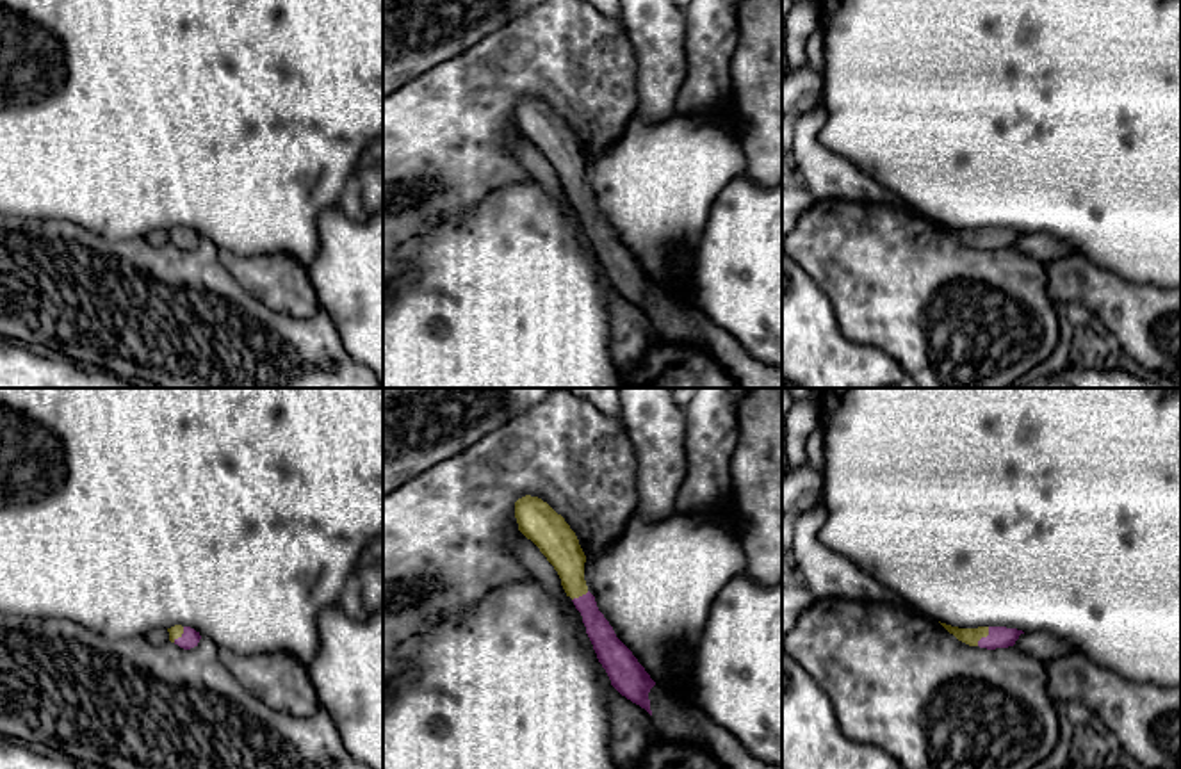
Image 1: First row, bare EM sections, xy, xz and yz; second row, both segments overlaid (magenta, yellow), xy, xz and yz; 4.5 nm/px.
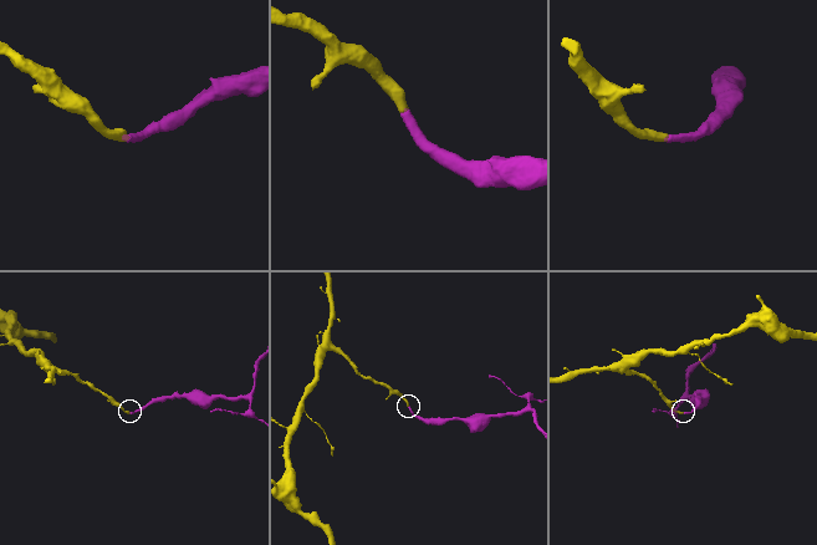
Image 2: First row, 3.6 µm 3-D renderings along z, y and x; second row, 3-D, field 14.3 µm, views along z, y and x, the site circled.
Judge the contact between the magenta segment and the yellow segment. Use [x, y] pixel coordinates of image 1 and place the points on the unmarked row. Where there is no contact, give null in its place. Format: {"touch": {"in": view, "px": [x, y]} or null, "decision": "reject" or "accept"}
{"touch": {"in": "yz", "px": [984, 239]}, "decision": "accept"}

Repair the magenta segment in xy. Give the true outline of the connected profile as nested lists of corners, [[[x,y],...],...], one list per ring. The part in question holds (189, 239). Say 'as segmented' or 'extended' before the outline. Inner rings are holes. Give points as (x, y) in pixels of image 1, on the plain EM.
extended; [[[175,226],[171,230],[167,230],[169,233],[169,242],[178,246],[183,251],[191,251],[194,247],[198,247],[201,237],[200,233],[196,233],[191,228],[182,228],[182,226]]]

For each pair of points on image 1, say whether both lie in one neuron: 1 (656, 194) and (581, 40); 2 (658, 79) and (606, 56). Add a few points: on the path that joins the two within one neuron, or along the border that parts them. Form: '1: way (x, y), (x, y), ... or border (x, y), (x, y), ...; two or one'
1: border (631, 111), (622, 134), (597, 159); two
2: border (624, 27), (635, 56), (633, 109); two

